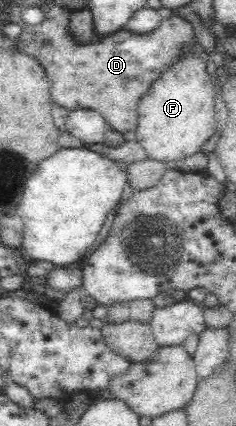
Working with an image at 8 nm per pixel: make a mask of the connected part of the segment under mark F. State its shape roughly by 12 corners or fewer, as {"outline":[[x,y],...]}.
{"outline":[[198,53],[137,106],[136,142],[176,162],[215,132],[217,91]]}

